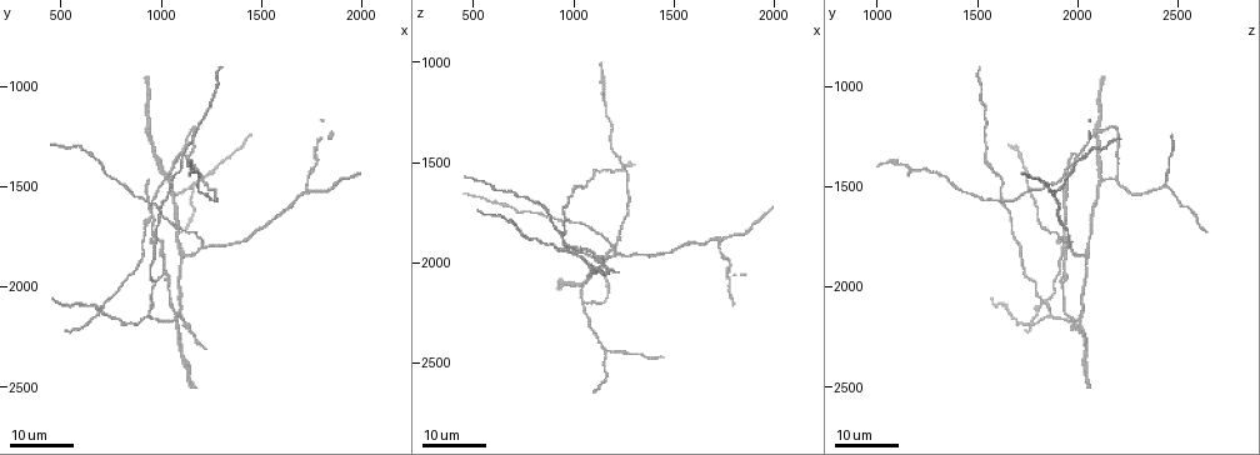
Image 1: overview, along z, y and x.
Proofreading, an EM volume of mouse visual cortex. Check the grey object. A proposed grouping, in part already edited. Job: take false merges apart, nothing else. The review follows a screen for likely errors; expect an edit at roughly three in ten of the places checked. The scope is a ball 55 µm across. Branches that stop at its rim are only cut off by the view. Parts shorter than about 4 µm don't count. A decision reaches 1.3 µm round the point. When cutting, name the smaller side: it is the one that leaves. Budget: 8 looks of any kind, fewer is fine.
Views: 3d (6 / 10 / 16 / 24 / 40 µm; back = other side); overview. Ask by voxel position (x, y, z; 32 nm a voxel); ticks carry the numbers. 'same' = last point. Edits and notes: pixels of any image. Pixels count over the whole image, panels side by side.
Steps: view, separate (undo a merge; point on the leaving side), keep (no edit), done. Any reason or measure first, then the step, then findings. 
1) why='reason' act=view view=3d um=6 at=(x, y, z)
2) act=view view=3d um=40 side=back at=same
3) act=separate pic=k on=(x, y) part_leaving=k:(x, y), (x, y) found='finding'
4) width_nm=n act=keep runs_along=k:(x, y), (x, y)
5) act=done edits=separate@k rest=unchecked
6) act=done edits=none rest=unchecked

why='arms part here' act=view view=3d um=16 at=(1120, 1360, 2000)

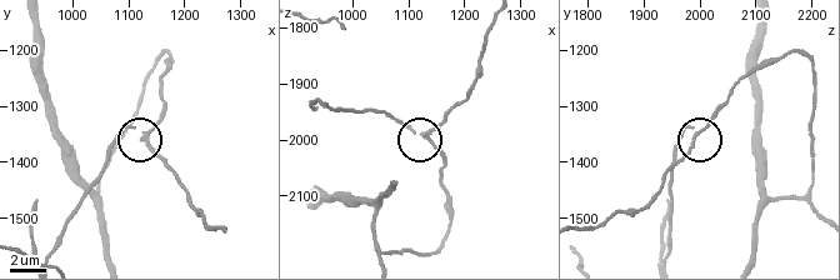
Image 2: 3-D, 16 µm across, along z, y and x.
act=view view=3d um=10 at=(1130, 1350, 1995)

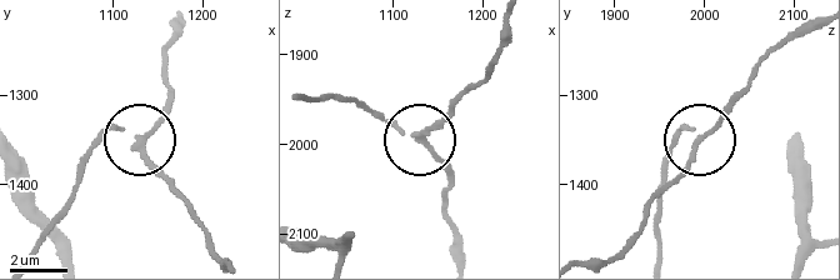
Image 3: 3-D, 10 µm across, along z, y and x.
act=keep runs_along=3:(804, 21), (761, 63), (664, 189) found='continuous, no second neuron'

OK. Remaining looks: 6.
why='branch point' act=view view=3d um=24 at=(1100, 1850, 2030)

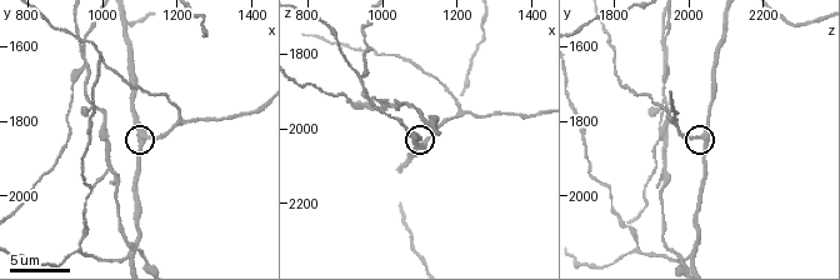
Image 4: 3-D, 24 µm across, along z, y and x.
act=view view=3d um=6 at=(1110, 1840, 2040)

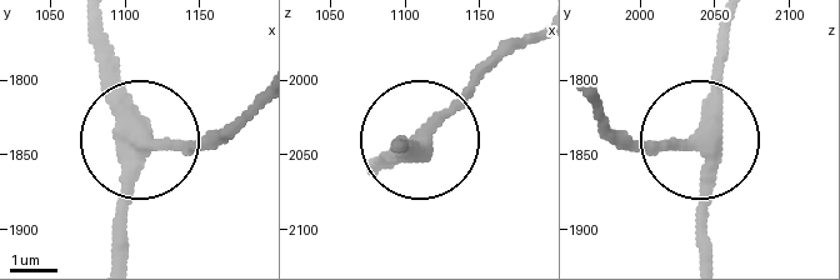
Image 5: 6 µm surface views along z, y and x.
why='other side' act=view view=3d um=6 side=back at=(1114, 1844, 2036)

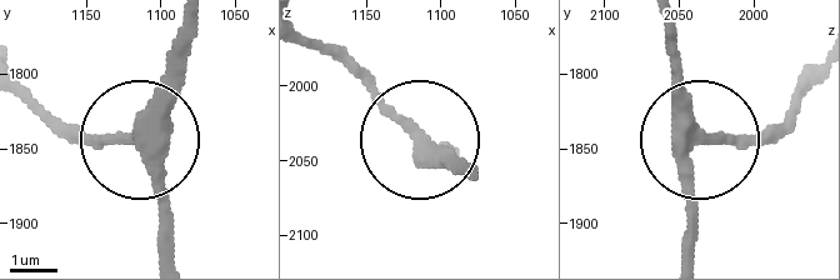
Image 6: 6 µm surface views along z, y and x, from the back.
arms=3 act=keep runs_along=6:(665, 26), (670, 85), (694, 121), (718, 134), (785, 125) found='all the same neuron'

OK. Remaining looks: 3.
why='a fork' act=view view=3d um=24 at=(1740, 1510, 1890)

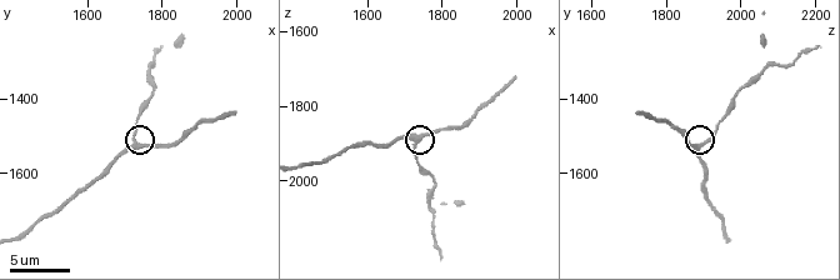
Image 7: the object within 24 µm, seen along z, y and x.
act=view view=3d um=10 at=(1740, 1530, 1890)

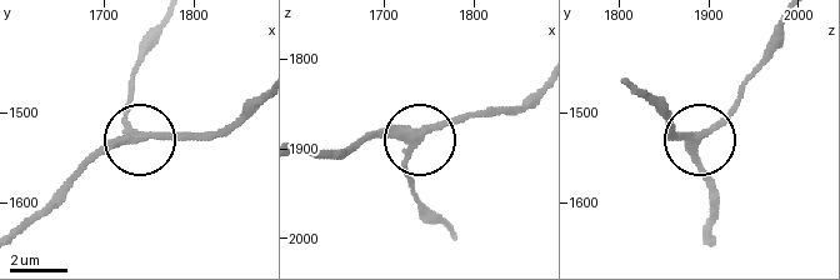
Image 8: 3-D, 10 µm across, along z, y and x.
arms=3 act=keep runs_along=8:(303, 153), (418, 138), (480, 111) found='all the same neuron'

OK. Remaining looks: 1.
why='a fork' act=view view=3d um=6 at=(940, 2130, 1870)

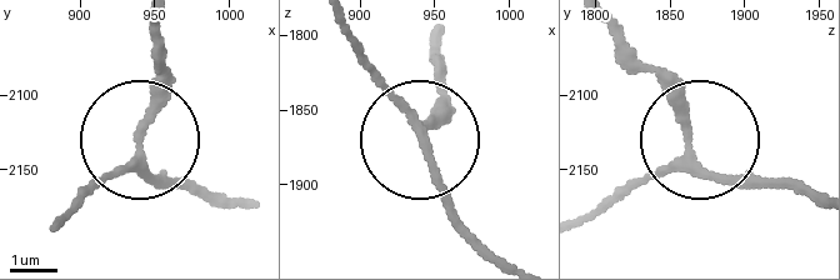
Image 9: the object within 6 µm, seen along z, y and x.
width_nm=180 act=keep runs_along=9:(488, 250), (456, 214), (420, 134), (360, 63) found='continuous, no second neuron'

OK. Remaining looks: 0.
act=done edits=none rest=unchecked

